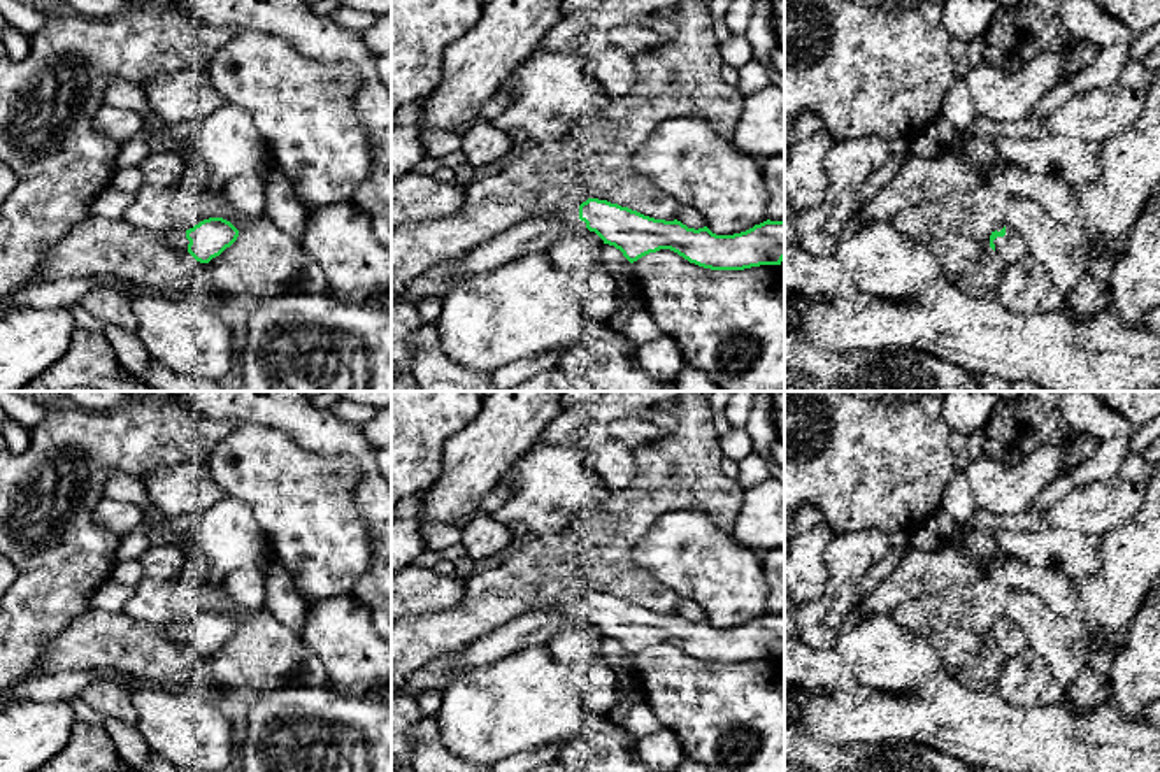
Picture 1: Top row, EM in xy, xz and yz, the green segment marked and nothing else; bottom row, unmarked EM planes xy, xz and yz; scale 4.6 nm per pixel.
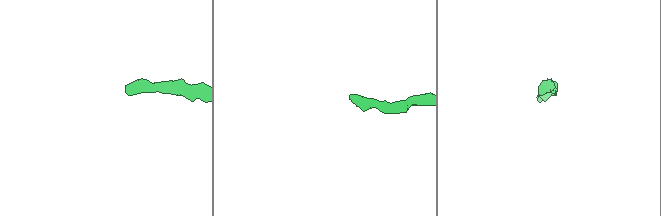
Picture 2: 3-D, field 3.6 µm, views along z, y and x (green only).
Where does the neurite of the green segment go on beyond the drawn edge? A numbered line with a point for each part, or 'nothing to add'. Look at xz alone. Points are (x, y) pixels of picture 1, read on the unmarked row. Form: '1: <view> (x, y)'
1: xz (539, 627)

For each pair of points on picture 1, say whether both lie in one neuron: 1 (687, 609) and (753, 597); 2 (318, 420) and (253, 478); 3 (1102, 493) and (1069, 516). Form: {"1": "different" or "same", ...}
{"1": "different", "2": "different", "3": "same"}

